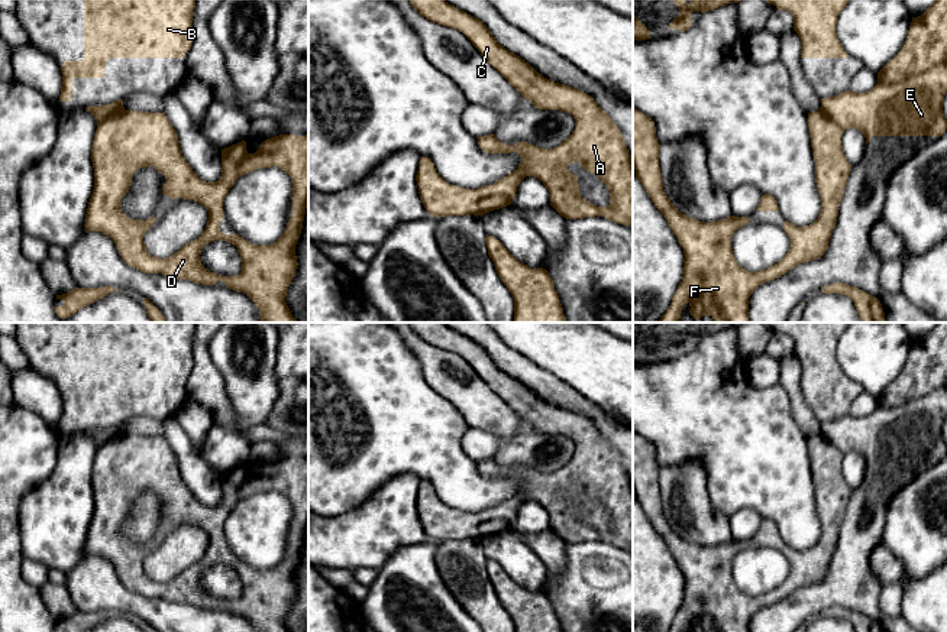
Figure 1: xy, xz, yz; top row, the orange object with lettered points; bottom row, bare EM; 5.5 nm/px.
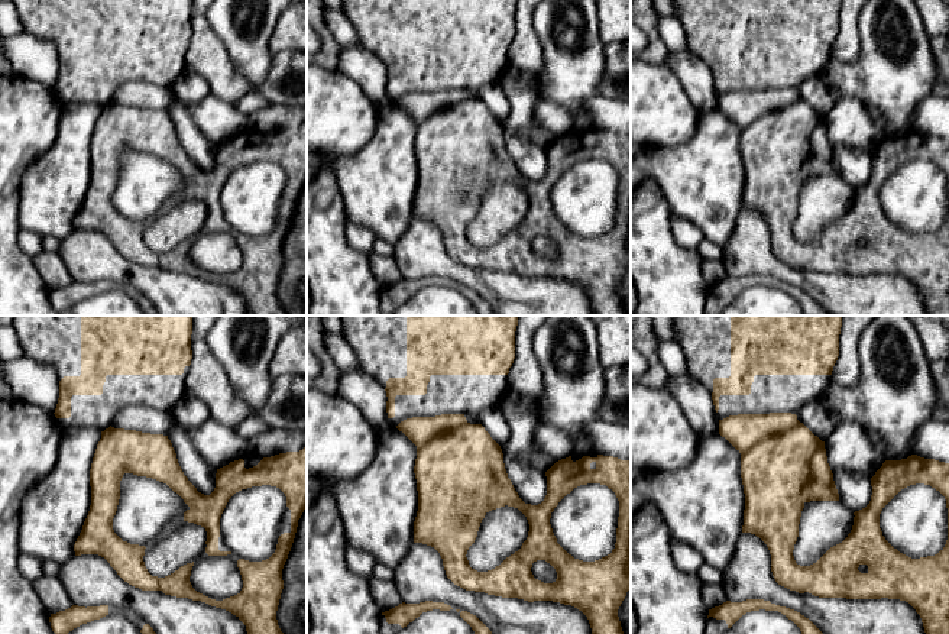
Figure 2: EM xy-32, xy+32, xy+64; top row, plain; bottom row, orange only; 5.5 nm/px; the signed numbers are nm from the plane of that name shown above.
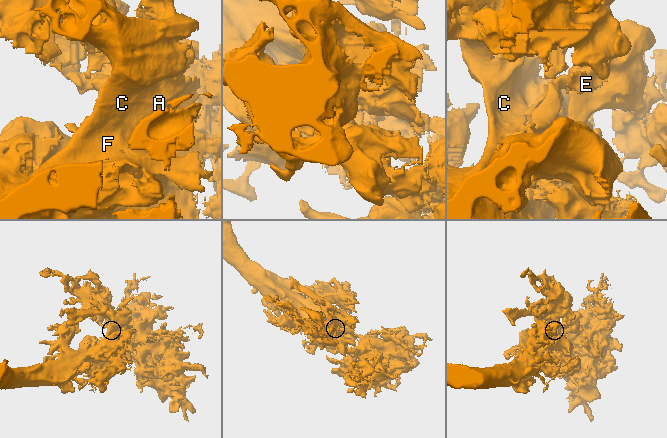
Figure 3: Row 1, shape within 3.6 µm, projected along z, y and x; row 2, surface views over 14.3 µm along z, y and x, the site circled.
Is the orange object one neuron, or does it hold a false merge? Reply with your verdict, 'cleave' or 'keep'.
keep

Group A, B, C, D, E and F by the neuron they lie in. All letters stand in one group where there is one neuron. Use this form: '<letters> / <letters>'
A B C D E F

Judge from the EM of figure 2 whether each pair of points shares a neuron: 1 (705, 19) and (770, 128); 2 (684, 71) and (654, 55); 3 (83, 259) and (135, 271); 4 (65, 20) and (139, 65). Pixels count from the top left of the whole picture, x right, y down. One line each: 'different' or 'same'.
1: same
2: different
3: same
4: same

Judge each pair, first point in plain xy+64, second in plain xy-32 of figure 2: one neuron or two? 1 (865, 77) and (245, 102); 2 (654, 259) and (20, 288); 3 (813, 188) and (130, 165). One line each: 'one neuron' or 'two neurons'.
1: two neurons
2: one neuron
3: two neurons

